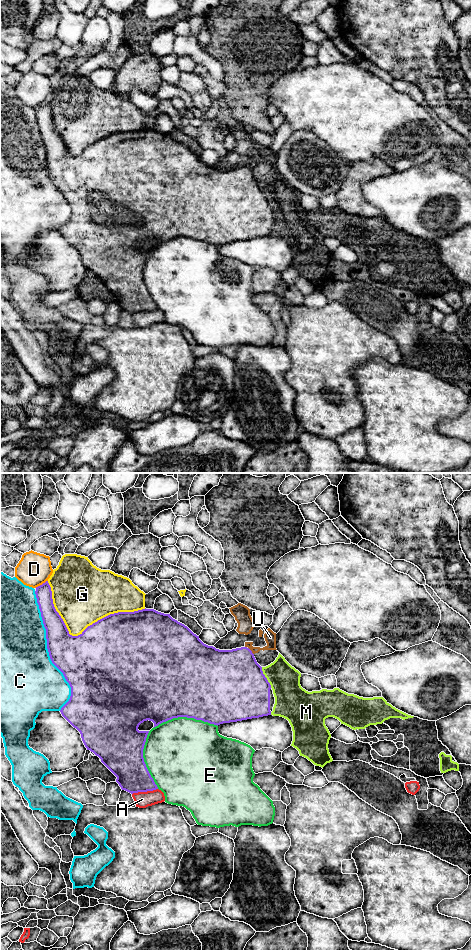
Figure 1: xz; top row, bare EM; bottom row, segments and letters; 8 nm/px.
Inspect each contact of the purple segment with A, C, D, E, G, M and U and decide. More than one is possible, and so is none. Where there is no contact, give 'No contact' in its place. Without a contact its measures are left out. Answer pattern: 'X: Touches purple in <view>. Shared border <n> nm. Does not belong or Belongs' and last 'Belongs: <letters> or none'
A: Touches purple in xz. Shared border 220 nm. Does not belong
C: Touches purple in xz. Shared border 1000 nm. Does not belong
D: Touches purple in xz. Shared border 120 nm. Does not belong
E: Touches purple in xz. Shared border 500 nm. Does not belong
G: Touches purple in xz. Shared border 800 nm. Does not belong
M: Touches purple in xz. Shared border 190 nm. Does not belong
U: Touches purple in xz. Shared border 80 nm. Does not belong
Belongs: none

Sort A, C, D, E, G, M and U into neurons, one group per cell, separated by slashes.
A / C / D / E / G / M U

